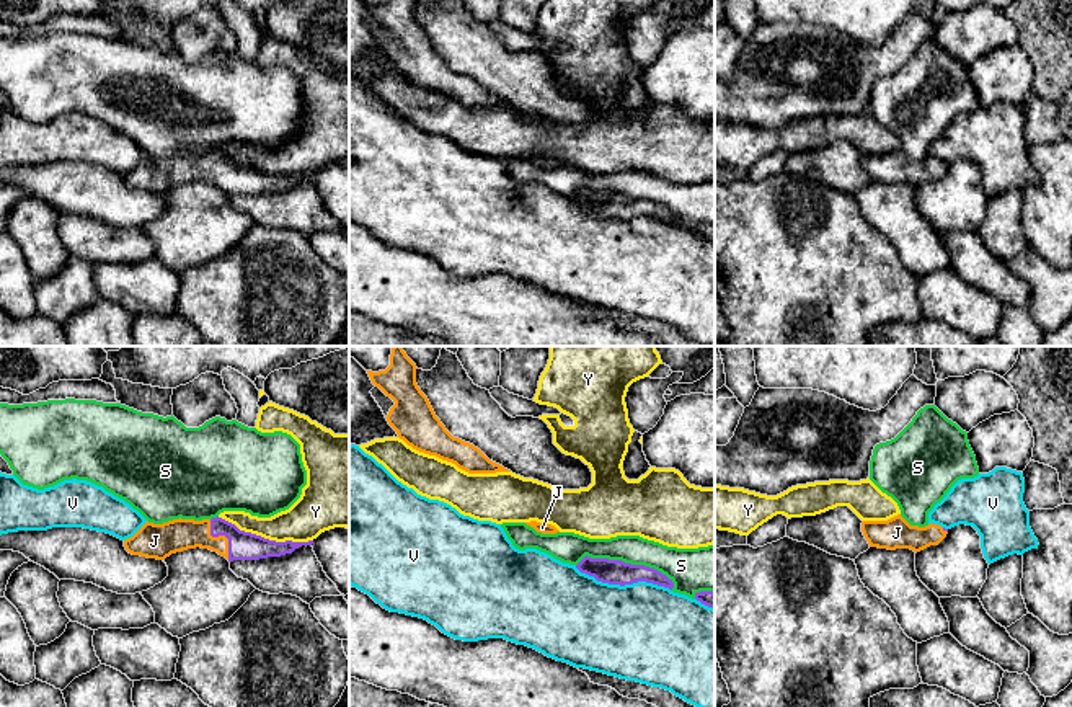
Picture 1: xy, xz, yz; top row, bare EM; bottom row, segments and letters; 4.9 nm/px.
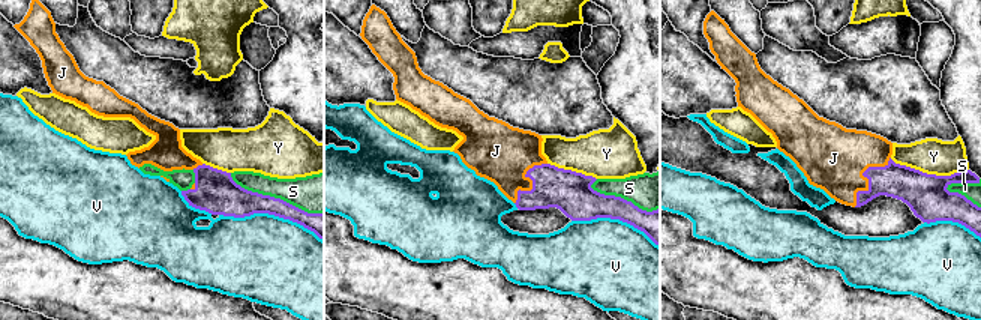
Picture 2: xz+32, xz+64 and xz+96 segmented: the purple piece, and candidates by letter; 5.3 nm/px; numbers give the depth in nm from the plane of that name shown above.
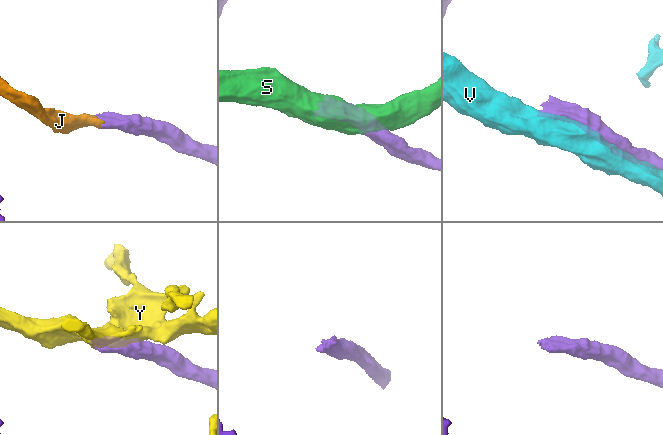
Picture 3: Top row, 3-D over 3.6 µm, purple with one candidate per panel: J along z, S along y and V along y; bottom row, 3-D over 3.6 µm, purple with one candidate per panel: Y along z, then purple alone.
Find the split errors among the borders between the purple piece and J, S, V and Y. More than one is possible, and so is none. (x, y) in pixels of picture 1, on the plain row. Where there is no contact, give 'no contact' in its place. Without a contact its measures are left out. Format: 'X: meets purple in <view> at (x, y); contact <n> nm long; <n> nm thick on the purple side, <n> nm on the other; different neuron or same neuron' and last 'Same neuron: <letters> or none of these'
J: meets purple in xy at (222, 168); contact 220 nm long; 140 nm thick on the purple side, 160 nm on the other; same neuron
S: meets purple in xz at (627, 198); contact 500 nm long; 130 nm thick on the purple side, 160 nm on the other; different neuron
V: meets purple in xz at (622, 219); contact 480 nm long; 130 nm thick on the purple side, 480 nm on the other; different neuron
Y: meets purple in xy at (263, 172); contact 480 nm long; 140 nm thick on the purple side, 200 nm on the other; different neuron
Same neuron: J

